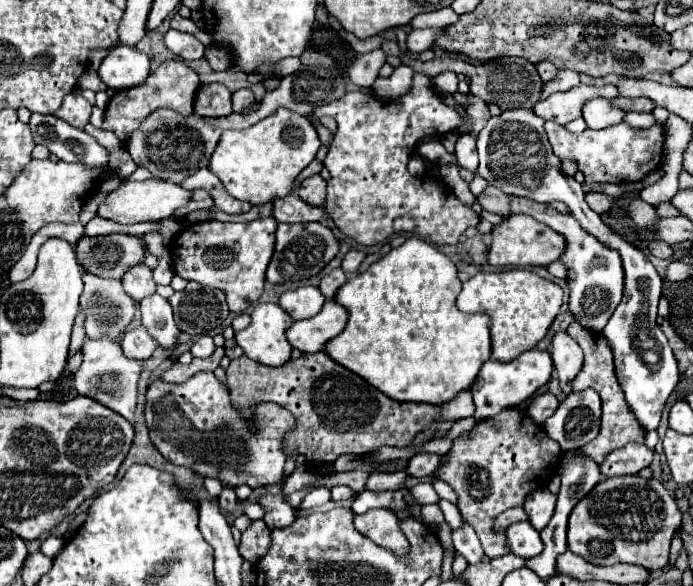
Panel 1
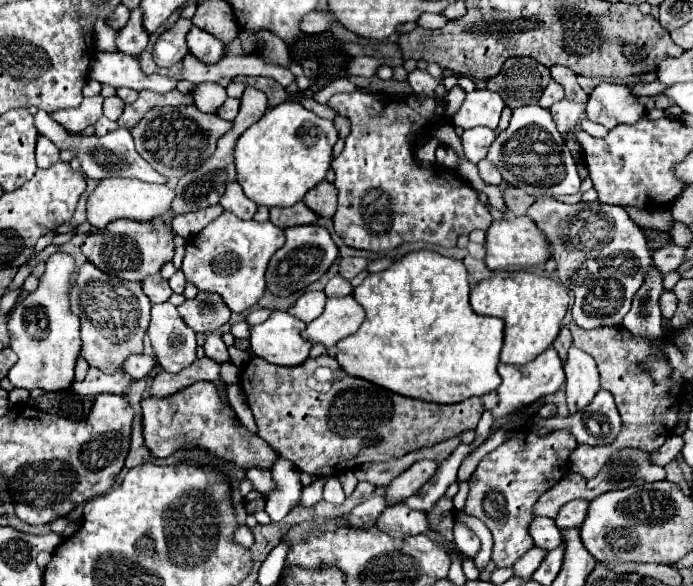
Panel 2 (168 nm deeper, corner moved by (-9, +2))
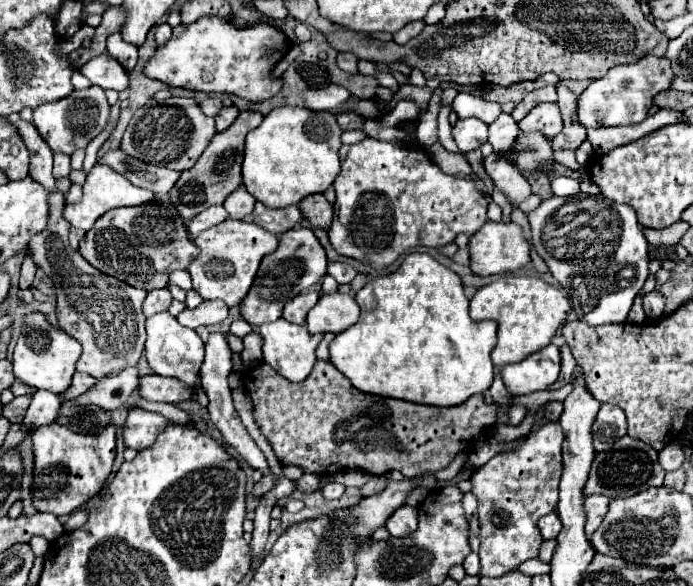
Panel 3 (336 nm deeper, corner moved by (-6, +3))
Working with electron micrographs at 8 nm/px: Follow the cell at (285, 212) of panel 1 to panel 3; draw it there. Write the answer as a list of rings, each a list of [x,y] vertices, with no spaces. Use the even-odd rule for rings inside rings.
[[[257,201],[255,209],[253,209],[253,221],[269,233],[281,235],[281,233],[299,225],[301,211],[299,211],[297,205],[285,207],[285,209],[269,209],[269,207],[265,207],[263,203]]]

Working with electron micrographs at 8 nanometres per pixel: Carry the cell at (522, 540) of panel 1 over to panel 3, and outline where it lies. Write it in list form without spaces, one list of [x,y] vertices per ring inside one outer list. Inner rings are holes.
[[[555,511],[539,519],[539,529],[541,529],[541,535],[543,535],[545,539],[553,539],[553,537],[557,537],[559,531],[561,531],[561,527],[563,527],[563,525],[561,525],[561,519],[557,517]]]

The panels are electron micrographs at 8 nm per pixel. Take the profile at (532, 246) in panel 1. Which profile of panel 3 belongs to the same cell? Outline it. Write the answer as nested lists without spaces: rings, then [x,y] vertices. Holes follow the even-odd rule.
[[[487,221],[477,233],[471,235],[469,239],[469,257],[471,257],[471,271],[479,277],[487,275],[499,275],[499,273],[509,273],[525,267],[529,259],[531,245],[523,239],[521,227],[515,223],[495,223]]]

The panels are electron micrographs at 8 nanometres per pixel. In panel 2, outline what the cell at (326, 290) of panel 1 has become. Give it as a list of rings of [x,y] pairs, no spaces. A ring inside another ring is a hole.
[[[336,274],[336,276],[326,284],[324,292],[326,292],[326,296],[328,296],[328,298],[334,298],[334,296],[342,298],[342,296],[352,294],[352,286],[350,286],[350,282],[348,282],[346,278],[342,278],[340,274]]]

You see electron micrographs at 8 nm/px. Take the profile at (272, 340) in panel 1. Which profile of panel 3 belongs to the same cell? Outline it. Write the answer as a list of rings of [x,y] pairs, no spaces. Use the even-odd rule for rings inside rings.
[[[283,317],[273,321],[273,323],[265,323],[259,327],[259,333],[263,337],[263,359],[267,365],[271,365],[279,375],[283,375],[285,379],[299,383],[305,381],[307,375],[311,373],[317,357],[315,357],[315,349],[323,339],[323,333],[315,333],[311,335],[307,331],[305,325],[293,325],[289,321],[285,321]]]

